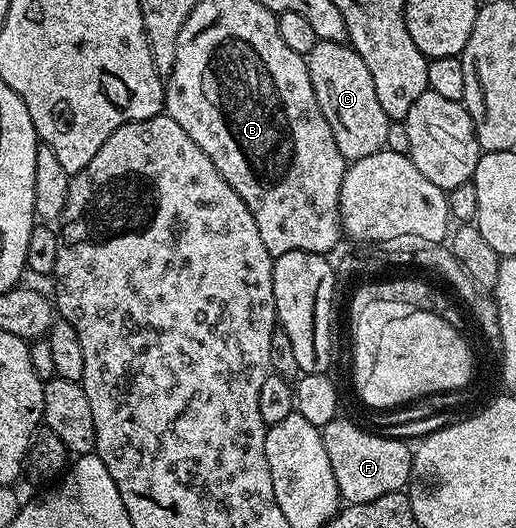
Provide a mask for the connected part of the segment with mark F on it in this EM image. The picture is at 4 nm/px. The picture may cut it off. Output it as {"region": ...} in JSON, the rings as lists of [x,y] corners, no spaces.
{"region":[[[345,417],[330,421],[320,436],[326,445],[326,457],[330,457],[330,469],[334,469],[334,481],[338,481],[338,493],[345,504],[378,501],[386,493],[404,491],[412,477],[413,448],[405,440],[382,437],[375,430],[363,431]]]}

